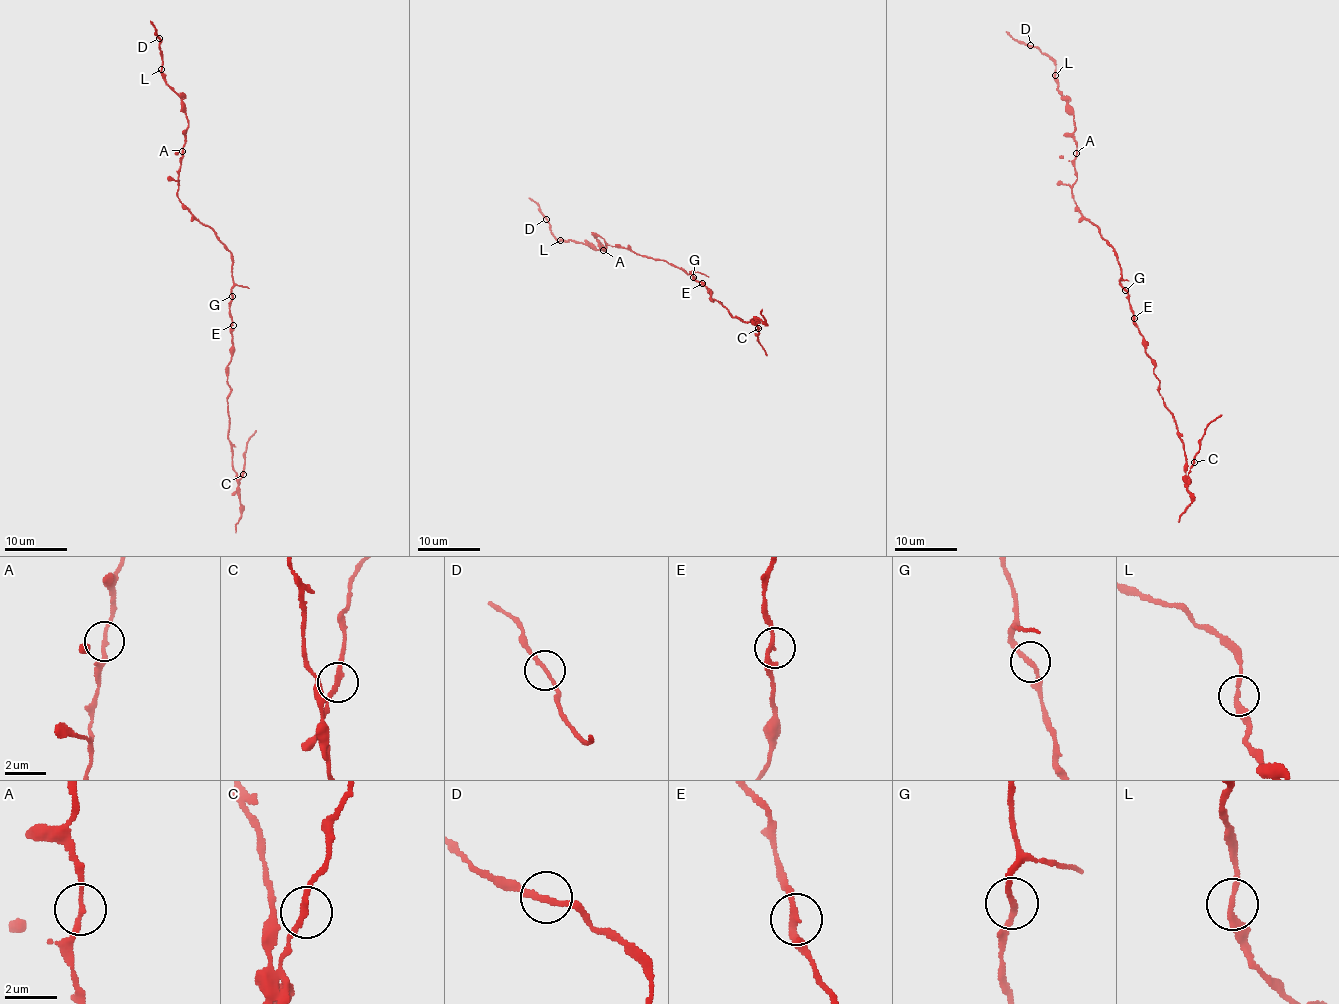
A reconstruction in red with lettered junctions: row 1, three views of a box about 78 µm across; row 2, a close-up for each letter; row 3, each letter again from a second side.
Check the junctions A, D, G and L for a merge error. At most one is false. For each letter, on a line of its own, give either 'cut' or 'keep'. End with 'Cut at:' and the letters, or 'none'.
A: keep
D: keep
G: cut
L: keep
Cut at: G

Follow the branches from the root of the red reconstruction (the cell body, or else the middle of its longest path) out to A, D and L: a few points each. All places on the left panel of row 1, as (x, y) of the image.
A: (231, 259), (218, 236), (196, 220), (178, 197), (182, 150)
D: (231, 259), (218, 236), (196, 220), (178, 197), (178, 178), (187, 116), (184, 105), (161, 71), (159, 38)
L: (231, 259), (218, 236), (196, 220), (178, 197), (178, 178), (187, 116), (184, 105), (167, 83), (161, 69)

